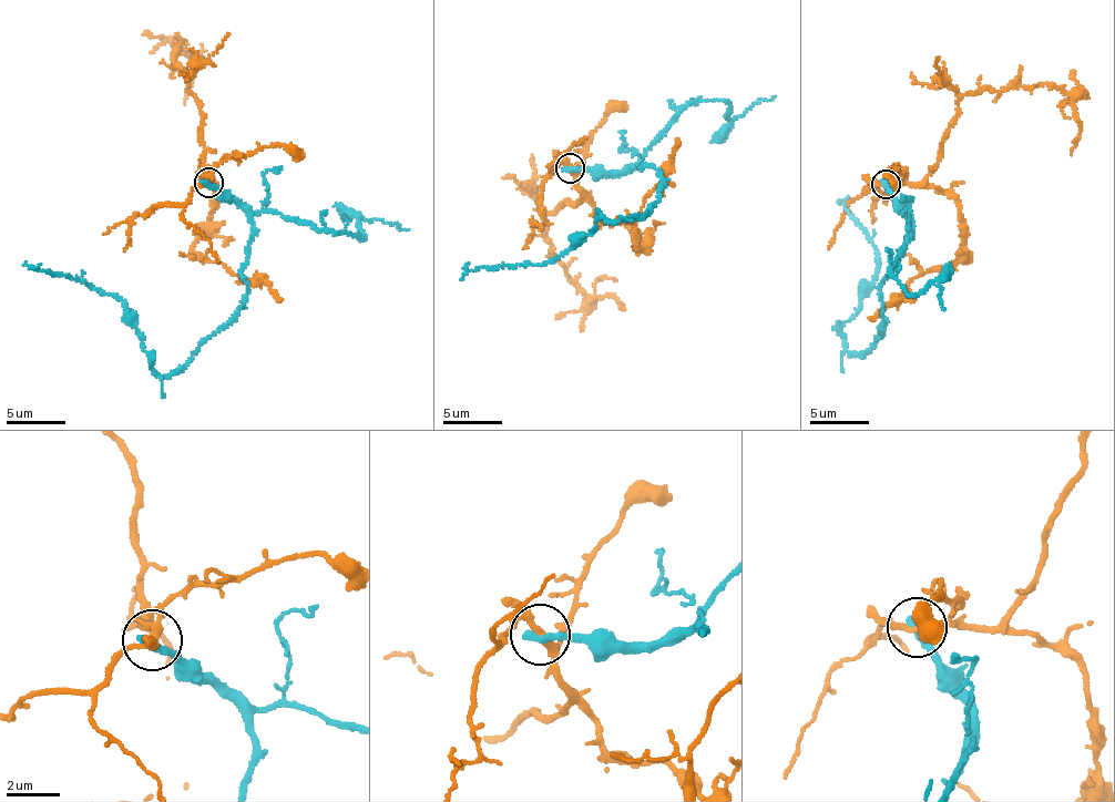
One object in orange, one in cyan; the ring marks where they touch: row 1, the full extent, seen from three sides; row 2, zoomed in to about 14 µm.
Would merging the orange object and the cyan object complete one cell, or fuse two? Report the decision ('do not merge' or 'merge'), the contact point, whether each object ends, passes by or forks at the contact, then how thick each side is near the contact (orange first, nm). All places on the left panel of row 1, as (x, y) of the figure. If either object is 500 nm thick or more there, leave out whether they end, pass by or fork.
do not merge | (208, 182) | orange passes by | cyan ends | 240/340 nm

